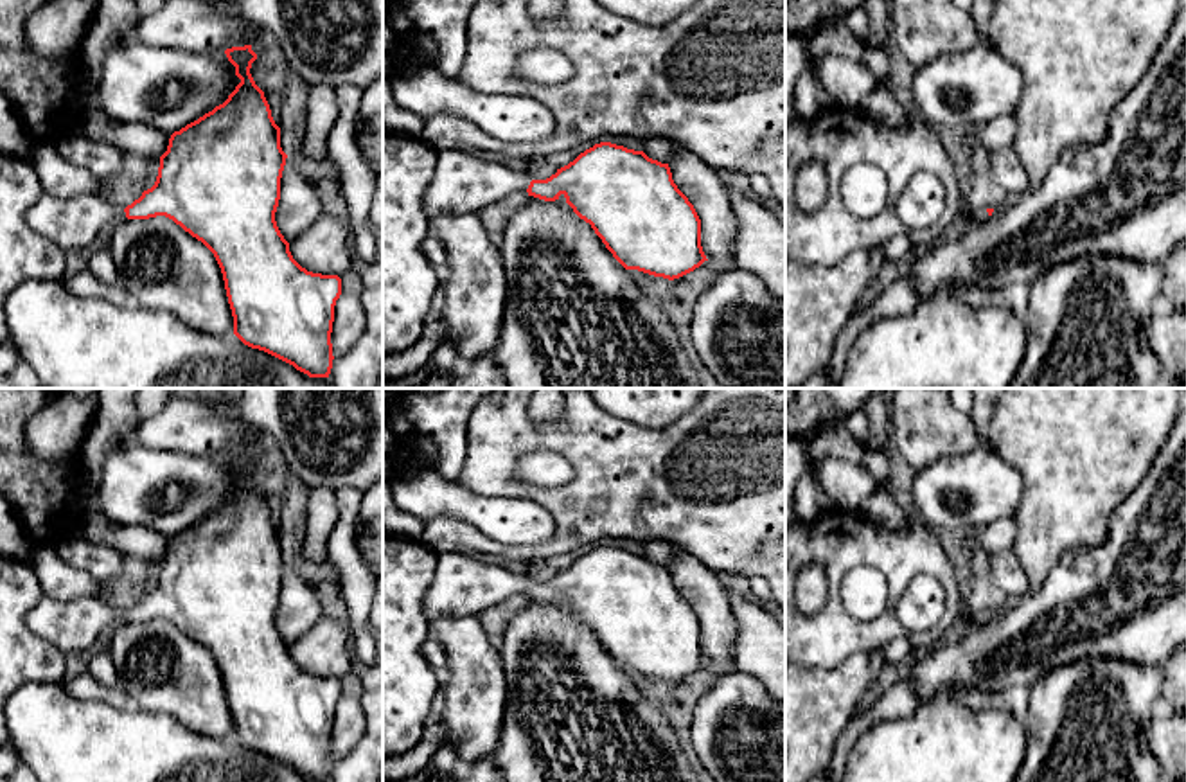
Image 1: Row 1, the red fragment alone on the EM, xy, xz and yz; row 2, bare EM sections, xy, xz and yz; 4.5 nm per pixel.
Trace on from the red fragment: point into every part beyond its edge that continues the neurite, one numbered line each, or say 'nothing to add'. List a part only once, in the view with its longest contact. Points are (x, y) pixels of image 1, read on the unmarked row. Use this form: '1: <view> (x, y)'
1: xy (72, 626)

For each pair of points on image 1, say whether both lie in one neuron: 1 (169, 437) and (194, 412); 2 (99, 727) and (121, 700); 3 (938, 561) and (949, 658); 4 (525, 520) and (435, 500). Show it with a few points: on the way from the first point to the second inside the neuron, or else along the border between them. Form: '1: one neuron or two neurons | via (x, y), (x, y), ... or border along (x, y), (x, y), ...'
1: one neuron | via (175, 432), (189, 417)
2: two neurons | border along (72, 696), (99, 700), (115, 707), (132, 707)
3: two neurons | border along (940, 642), (915, 655)
4: one neuron | via (504, 515), (486, 515), (457, 502)

